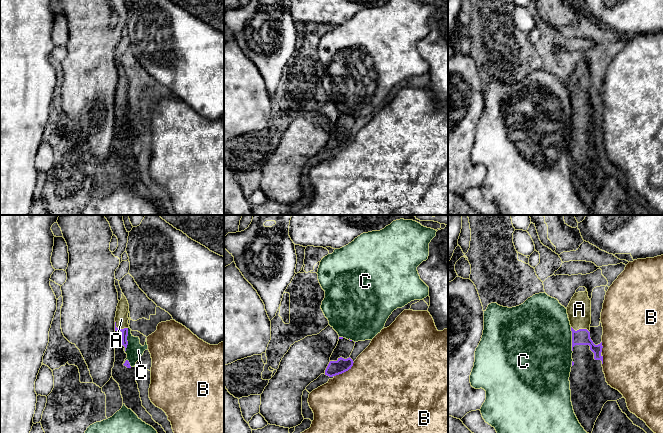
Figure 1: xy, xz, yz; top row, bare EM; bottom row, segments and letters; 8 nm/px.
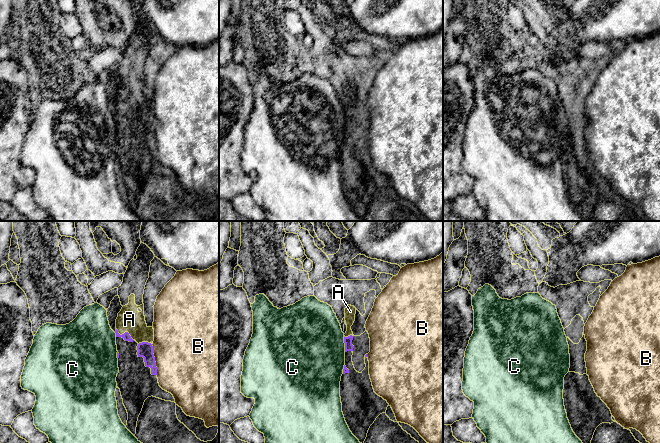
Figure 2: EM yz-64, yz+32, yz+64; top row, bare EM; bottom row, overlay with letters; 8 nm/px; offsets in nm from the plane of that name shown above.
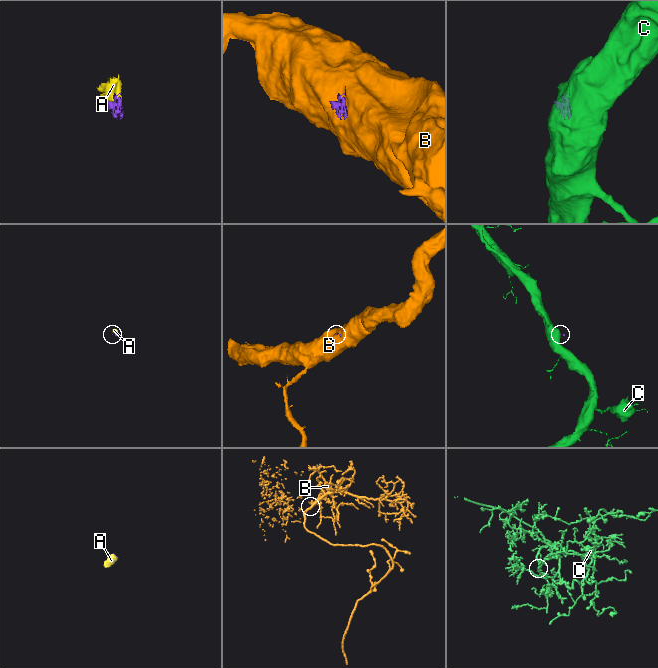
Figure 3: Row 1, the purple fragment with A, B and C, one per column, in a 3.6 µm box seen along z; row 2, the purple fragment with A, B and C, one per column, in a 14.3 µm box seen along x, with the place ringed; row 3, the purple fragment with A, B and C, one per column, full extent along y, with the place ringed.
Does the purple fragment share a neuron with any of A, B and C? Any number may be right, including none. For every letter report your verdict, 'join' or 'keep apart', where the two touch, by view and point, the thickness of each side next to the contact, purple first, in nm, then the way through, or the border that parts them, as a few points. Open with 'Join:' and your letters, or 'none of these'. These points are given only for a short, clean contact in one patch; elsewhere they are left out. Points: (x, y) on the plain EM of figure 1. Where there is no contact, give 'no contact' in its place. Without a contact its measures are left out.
Join: A
A: join | yz (580, 105) | 130/190 nm
B: keep apart | xz (344, 147) | 120/480 nm | along xz (354, 138), (347, 146), (334, 152)
C: keep apart | xy (126, 116) | 50/140 nm | along xy (128, 104), (125, 127)

